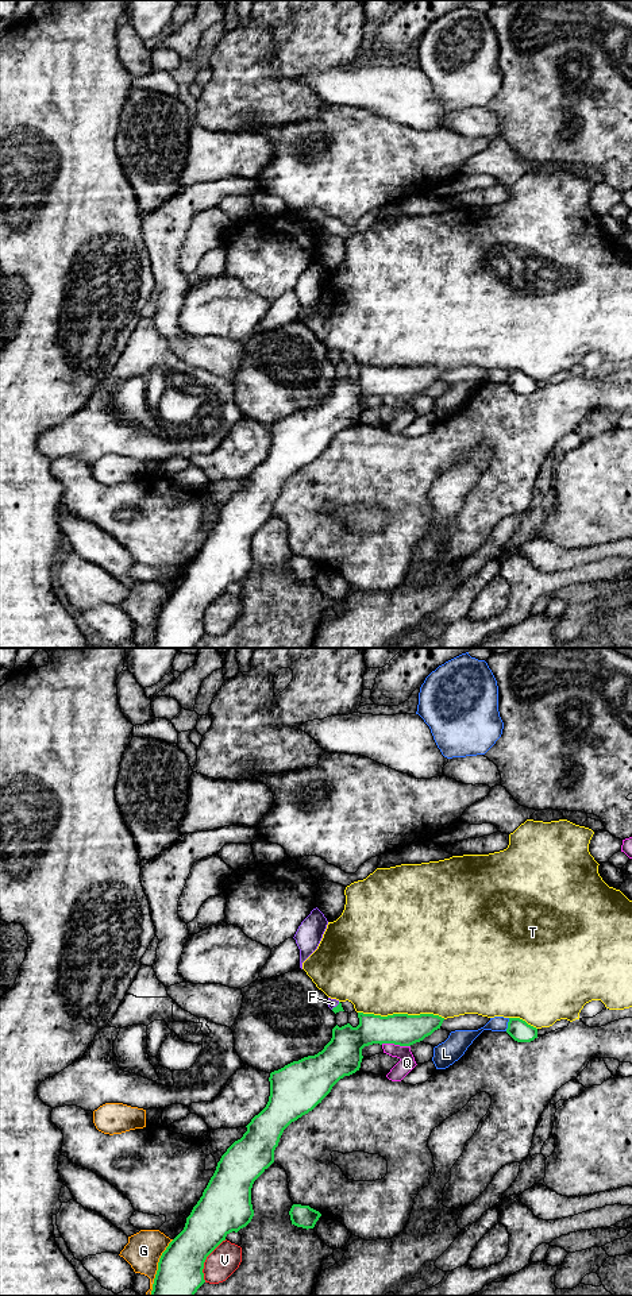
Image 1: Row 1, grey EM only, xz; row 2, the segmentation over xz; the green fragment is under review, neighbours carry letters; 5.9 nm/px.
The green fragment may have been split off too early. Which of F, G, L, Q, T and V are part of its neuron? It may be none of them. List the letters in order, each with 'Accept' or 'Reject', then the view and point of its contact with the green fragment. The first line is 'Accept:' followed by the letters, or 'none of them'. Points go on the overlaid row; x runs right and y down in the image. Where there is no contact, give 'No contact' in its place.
Accept: F
F: Accept. Touches green at xz (336, 1006)
G: Reject. Touches green at xz (158, 1268)
L: Reject. Touches green at xz (508, 1025)
Q: Reject. Touches green at xz (396, 1044)
T: Reject. Touches green at xz (401, 1014)
V: Reject. Touches green at xz (205, 1258)

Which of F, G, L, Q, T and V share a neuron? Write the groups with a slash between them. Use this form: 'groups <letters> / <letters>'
groups F / G / L / Q / T / V

